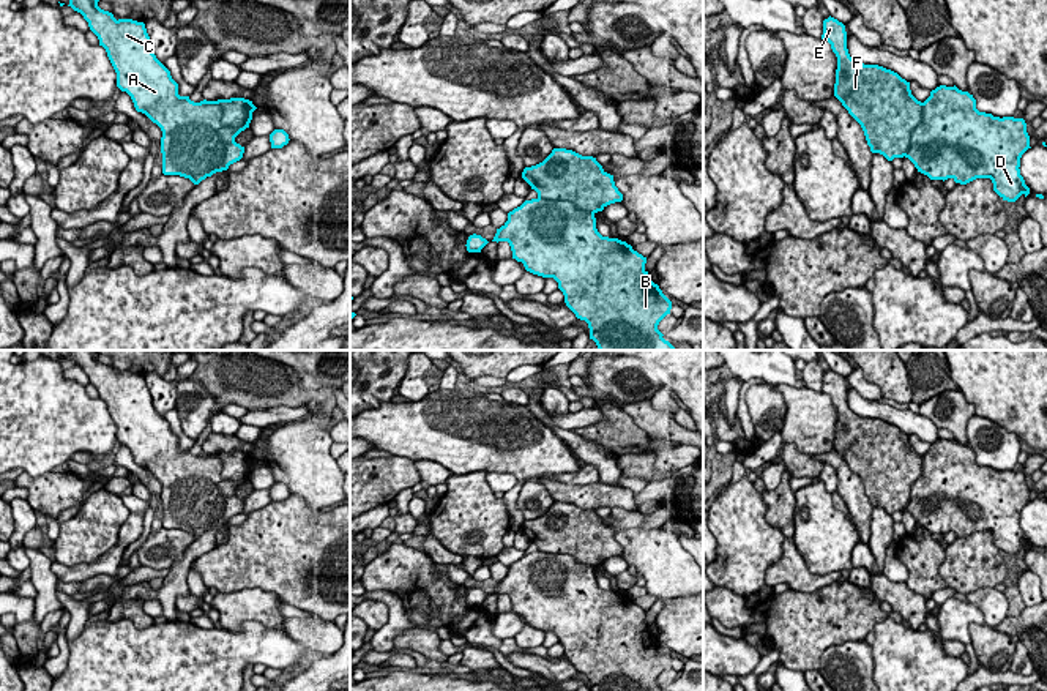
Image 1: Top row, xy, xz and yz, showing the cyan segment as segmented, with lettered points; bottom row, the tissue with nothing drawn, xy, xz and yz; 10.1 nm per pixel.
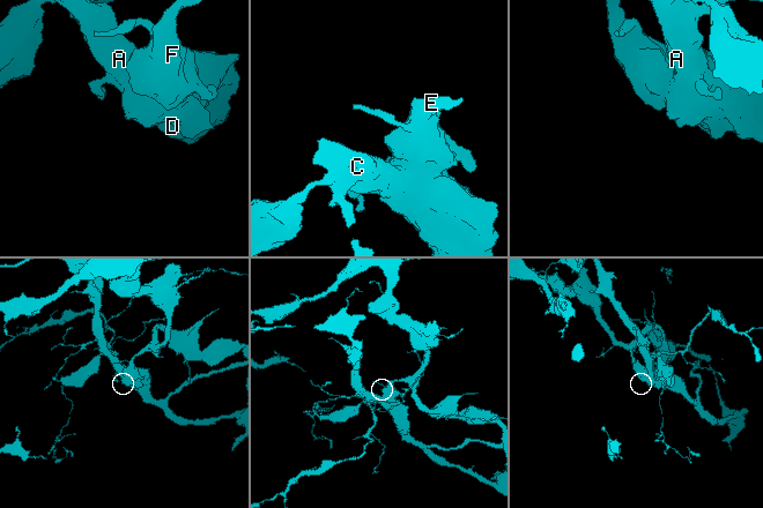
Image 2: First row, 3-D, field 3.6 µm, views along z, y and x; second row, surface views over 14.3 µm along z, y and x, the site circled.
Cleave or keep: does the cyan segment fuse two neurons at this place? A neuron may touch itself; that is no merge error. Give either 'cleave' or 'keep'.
keep

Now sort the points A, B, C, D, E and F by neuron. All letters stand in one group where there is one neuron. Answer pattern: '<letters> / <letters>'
A B C D E F

